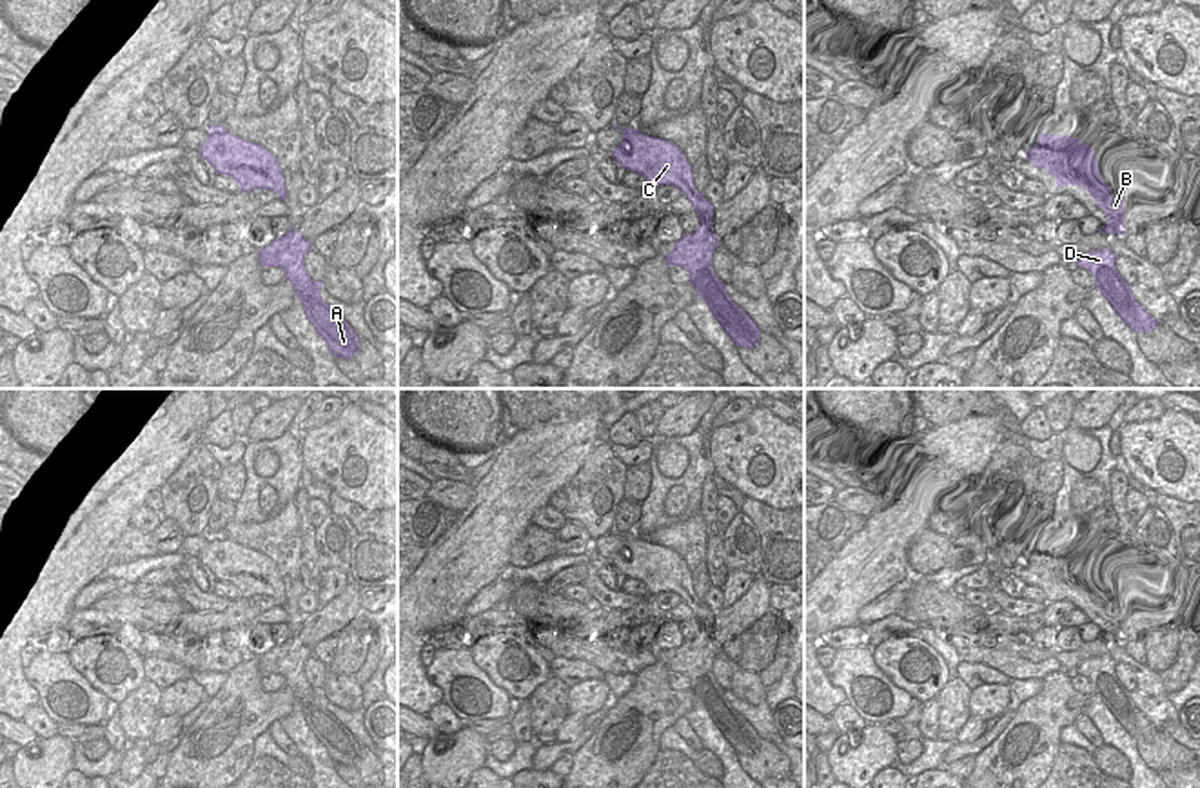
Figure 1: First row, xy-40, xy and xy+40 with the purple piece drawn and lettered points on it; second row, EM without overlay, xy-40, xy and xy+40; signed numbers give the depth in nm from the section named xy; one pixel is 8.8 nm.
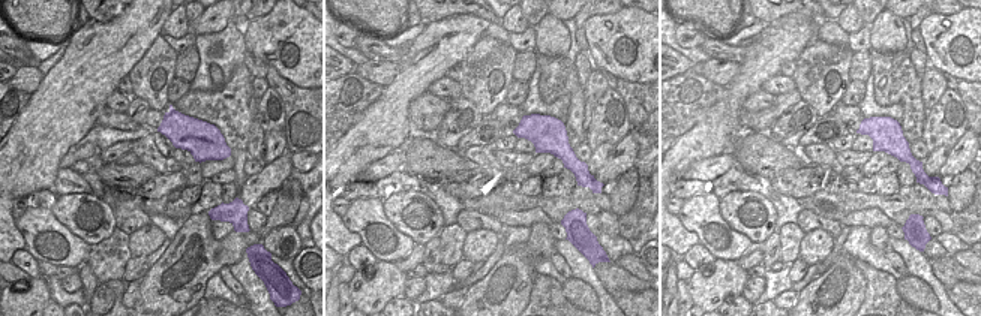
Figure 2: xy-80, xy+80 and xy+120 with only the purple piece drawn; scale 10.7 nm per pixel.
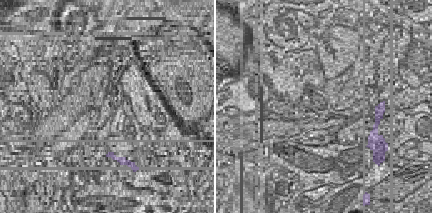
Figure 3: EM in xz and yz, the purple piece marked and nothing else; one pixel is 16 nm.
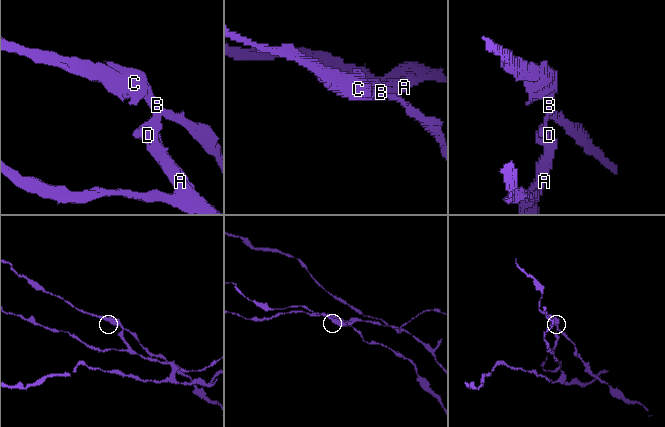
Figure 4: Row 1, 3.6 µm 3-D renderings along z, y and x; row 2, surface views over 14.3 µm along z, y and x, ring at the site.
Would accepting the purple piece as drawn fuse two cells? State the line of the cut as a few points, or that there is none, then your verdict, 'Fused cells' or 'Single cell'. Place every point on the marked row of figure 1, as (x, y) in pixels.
Split along xy (703, 220), (710, 229). Fused cells

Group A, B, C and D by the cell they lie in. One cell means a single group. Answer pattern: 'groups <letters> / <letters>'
groups A D / B C

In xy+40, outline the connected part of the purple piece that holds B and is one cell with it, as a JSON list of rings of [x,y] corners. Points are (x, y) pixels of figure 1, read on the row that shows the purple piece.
[[[1040,133],[1026,158],[1037,169],[1051,172],[1058,187],[1082,185],[1115,225],[1115,234],[1124,234],[1124,202],[1102,182],[1098,158],[1089,145],[1078,138]]]

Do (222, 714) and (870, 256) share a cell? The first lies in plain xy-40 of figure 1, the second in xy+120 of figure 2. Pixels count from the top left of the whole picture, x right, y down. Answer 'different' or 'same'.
different

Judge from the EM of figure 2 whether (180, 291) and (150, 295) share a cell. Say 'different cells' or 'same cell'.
same cell

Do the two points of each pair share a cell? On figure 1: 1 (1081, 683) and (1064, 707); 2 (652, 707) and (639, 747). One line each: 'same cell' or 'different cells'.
1: different cells
2: same cell

